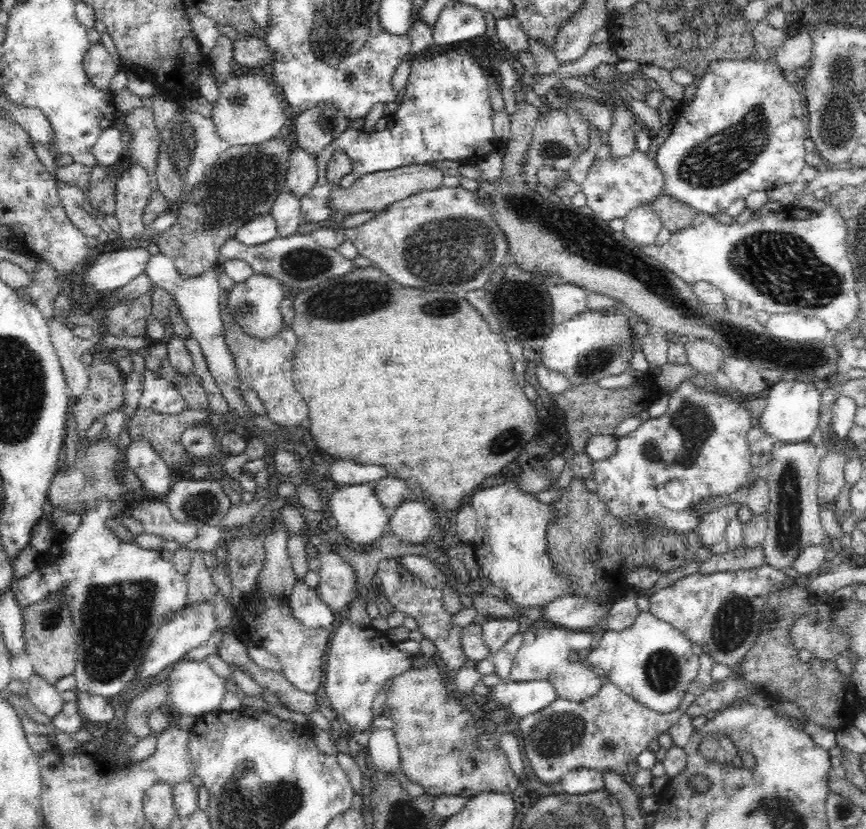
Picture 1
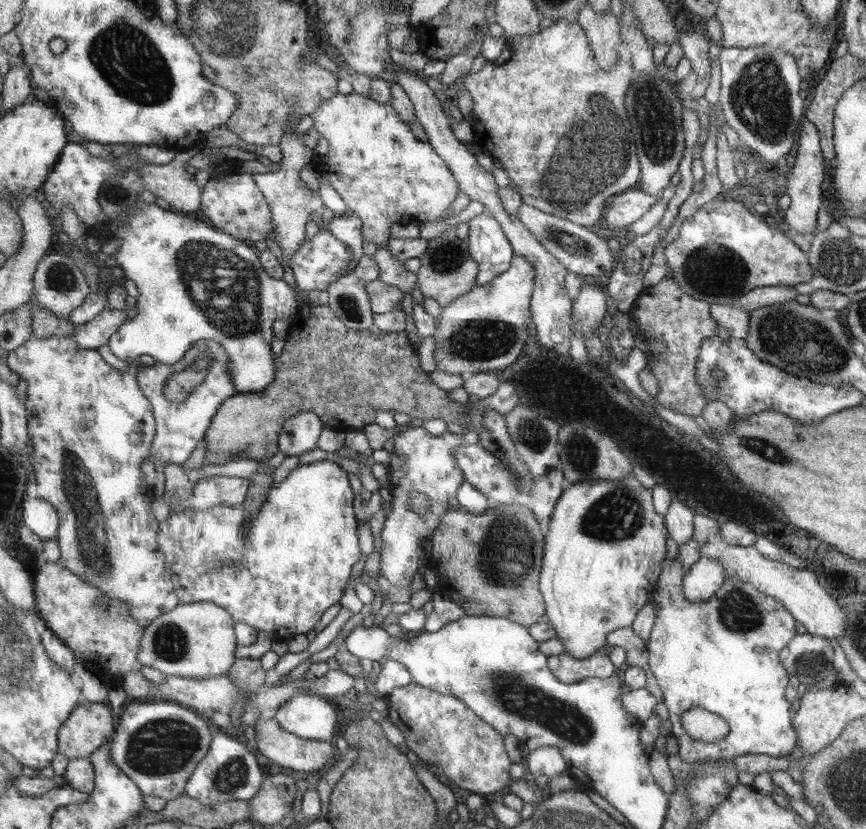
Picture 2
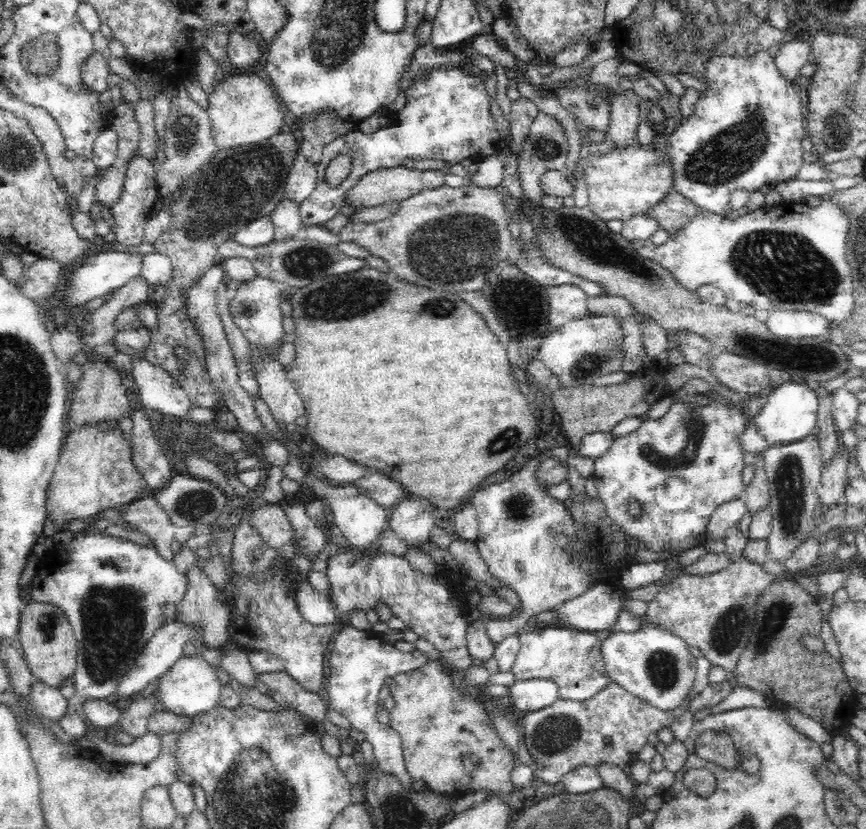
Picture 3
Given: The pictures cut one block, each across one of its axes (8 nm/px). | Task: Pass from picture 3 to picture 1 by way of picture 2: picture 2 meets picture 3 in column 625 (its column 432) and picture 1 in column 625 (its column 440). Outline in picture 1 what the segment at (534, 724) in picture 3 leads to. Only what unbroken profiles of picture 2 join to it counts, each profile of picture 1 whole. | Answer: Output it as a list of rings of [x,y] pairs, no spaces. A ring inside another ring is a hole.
[[[703,652],[699,661],[697,676],[686,689],[679,707],[670,713],[654,711],[614,683],[604,681],[602,688],[584,702],[557,698],[542,710],[524,716],[519,721],[516,734],[525,761],[546,785],[559,784],[569,771],[581,767],[600,772],[616,771],[624,776],[628,764],[646,750],[654,738],[657,739],[670,726],[674,726],[686,714],[688,706],[696,702],[700,694],[706,693],[710,685],[714,685],[711,675],[714,660]]]

